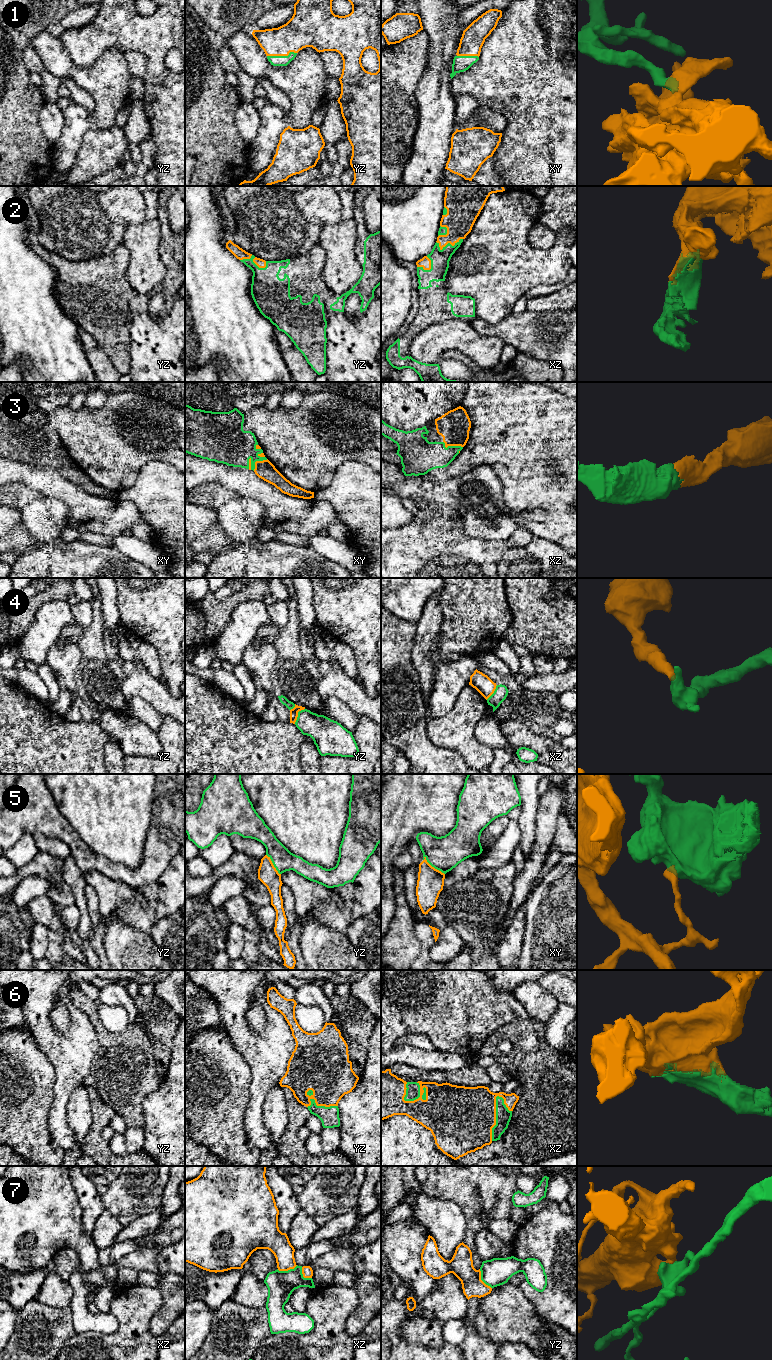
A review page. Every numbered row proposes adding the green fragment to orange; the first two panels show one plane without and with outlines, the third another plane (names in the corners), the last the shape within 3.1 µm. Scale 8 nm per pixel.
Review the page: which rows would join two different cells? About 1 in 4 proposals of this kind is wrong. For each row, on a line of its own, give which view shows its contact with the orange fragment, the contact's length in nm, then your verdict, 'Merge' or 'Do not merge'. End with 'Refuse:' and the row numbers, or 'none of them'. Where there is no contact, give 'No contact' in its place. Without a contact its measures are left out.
1: Touches orange in yz. Shared border 240 nm. Merge
2: Touches orange in xz. Shared border 220 nm. Merge
3: Touches orange in xz. Shared border 170 nm. Merge
4: Touches orange in yz. Shared border 150 nm. Do not merge
5: Touches orange in xy. Shared border 220 nm. Do not merge
6: Touches orange in xz. Shared border 220 nm. Merge
7: Touches orange in yz. Shared border 190 nm. Do not merge
Refuse: 4, 5, 7

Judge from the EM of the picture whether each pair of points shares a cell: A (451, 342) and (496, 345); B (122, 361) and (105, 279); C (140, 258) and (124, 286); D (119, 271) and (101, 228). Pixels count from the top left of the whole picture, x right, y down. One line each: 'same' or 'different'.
A: same
B: same
C: different
D: different

